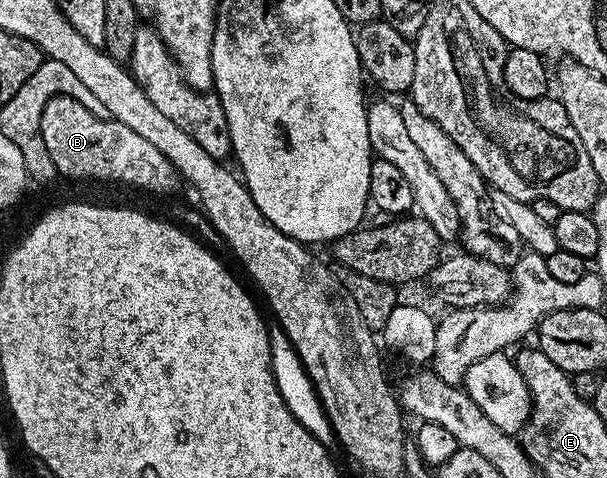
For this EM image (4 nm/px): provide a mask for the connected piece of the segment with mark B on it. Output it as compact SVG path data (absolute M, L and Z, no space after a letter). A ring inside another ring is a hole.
M53 96L42 111L40 130L44 146L48 146L48 154L61 175L63 172L74 180L115 180L146 192L174 192L180 185L178 172L156 146L119 120L97 120L92 110L80 106L76 98Z

